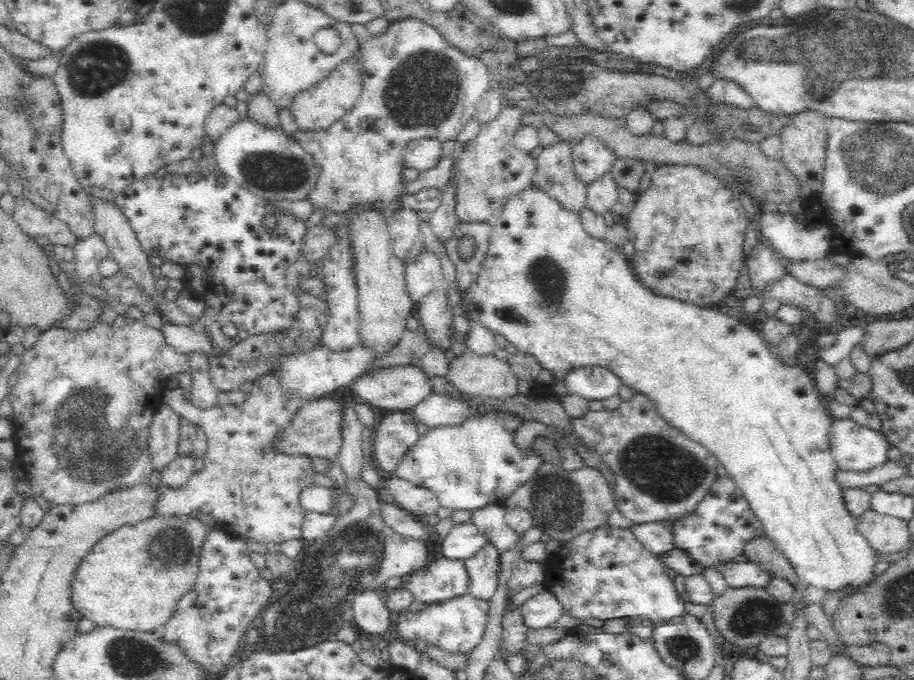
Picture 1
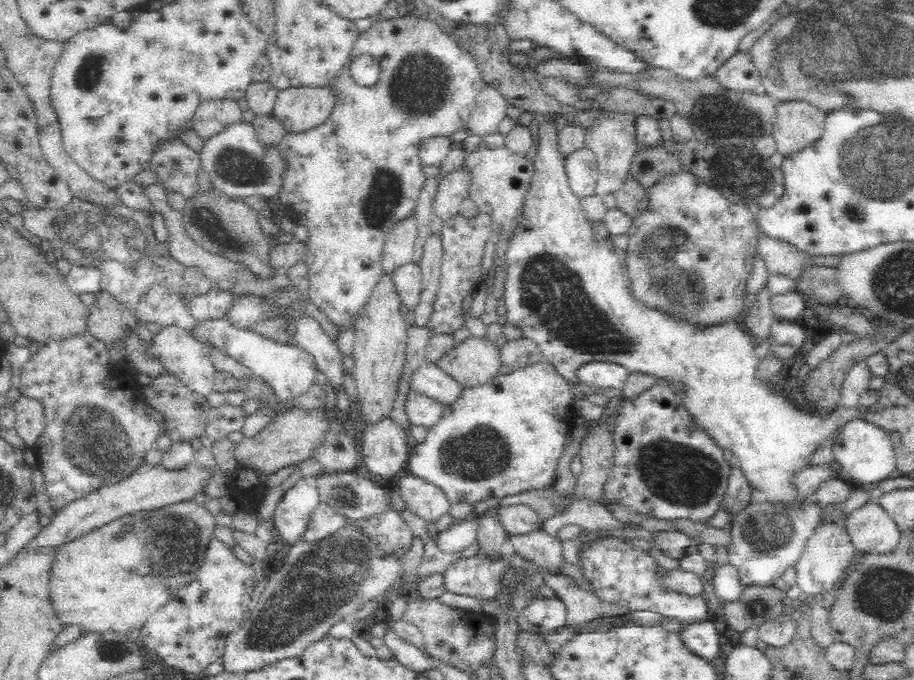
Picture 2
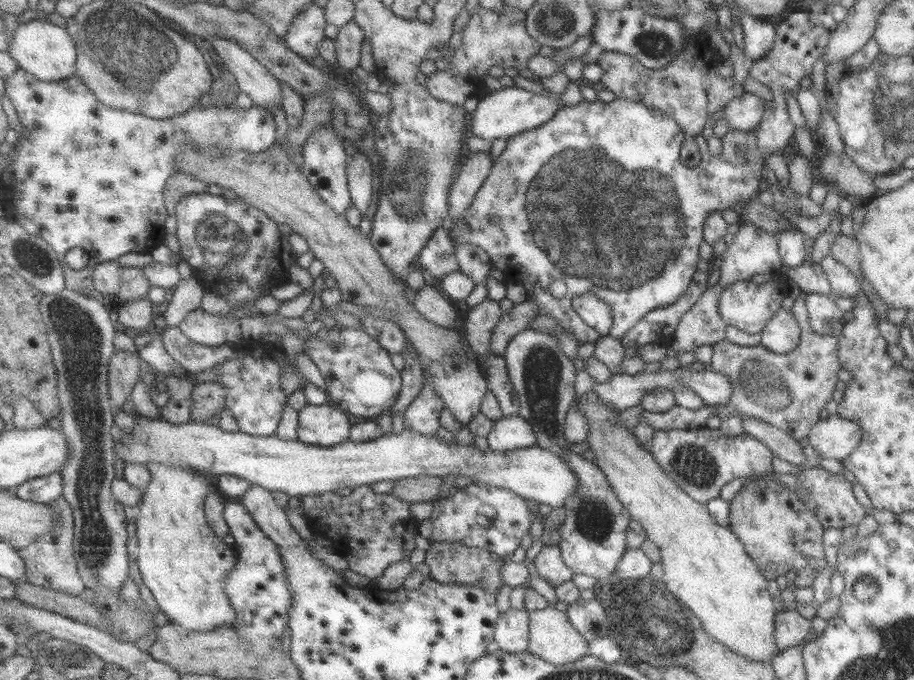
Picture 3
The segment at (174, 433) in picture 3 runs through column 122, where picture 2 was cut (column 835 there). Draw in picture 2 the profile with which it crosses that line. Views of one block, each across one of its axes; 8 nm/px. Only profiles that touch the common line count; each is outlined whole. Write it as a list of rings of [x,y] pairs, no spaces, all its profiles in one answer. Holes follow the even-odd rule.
[[[864,418],[850,420],[838,430],[833,440],[833,456],[833,460],[840,464],[843,473],[849,475],[848,480],[856,487],[880,482],[890,474],[897,474],[892,439],[882,427]]]

